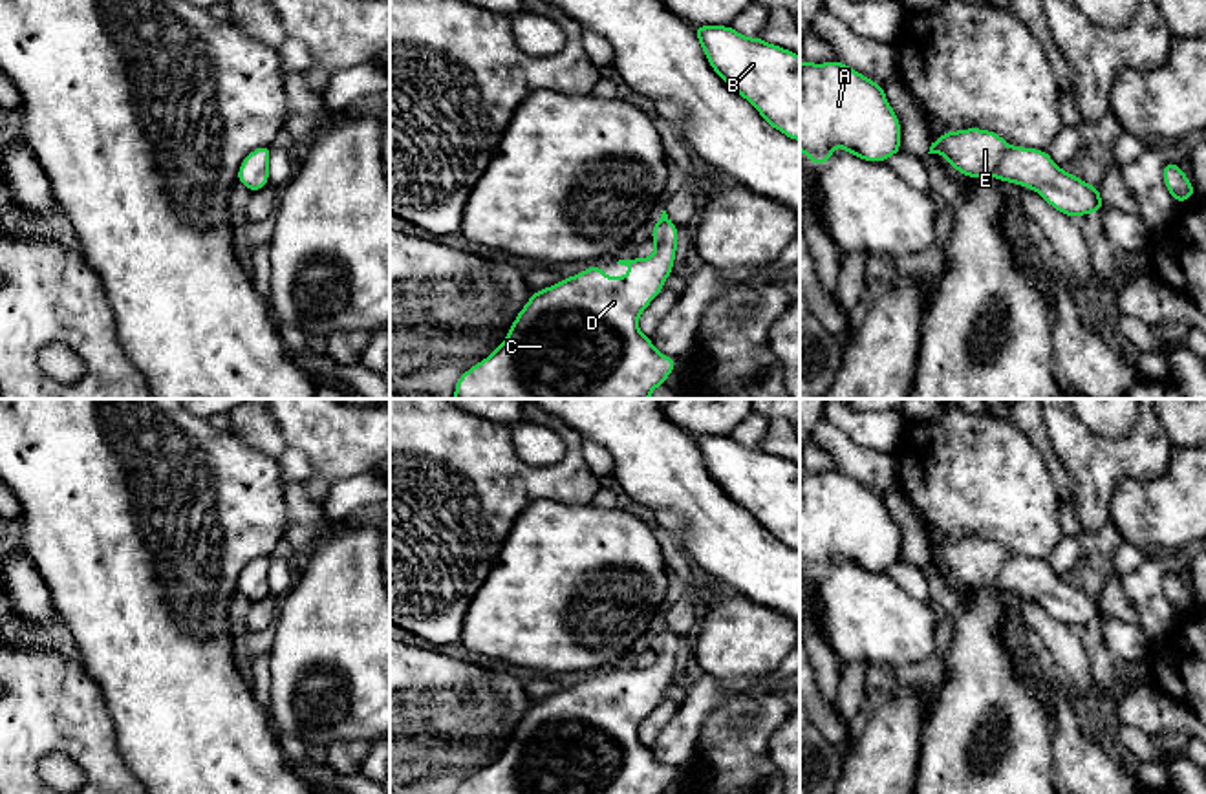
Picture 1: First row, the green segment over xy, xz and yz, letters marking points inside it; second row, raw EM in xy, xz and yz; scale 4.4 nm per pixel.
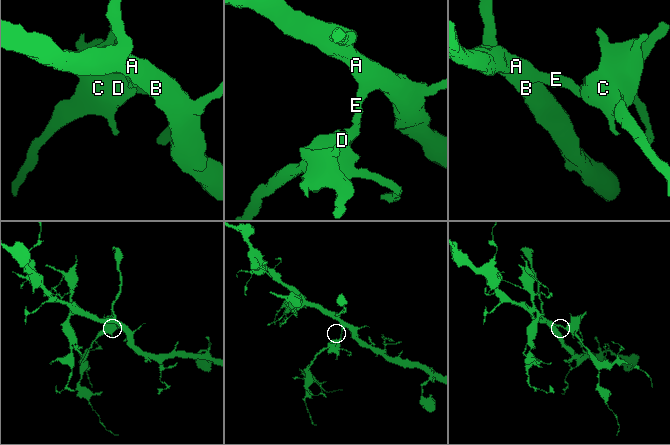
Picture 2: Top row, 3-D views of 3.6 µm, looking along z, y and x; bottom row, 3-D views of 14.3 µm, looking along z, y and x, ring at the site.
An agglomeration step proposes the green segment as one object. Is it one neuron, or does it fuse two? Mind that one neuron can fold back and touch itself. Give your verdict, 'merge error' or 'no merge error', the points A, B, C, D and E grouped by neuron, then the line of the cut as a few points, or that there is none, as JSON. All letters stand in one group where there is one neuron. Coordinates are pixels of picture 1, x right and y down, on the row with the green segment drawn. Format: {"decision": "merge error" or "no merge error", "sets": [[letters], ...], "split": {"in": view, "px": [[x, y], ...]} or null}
{"decision": "no merge error", "sets": [["A", "B", "C", "D", "E"]], "split": null}

